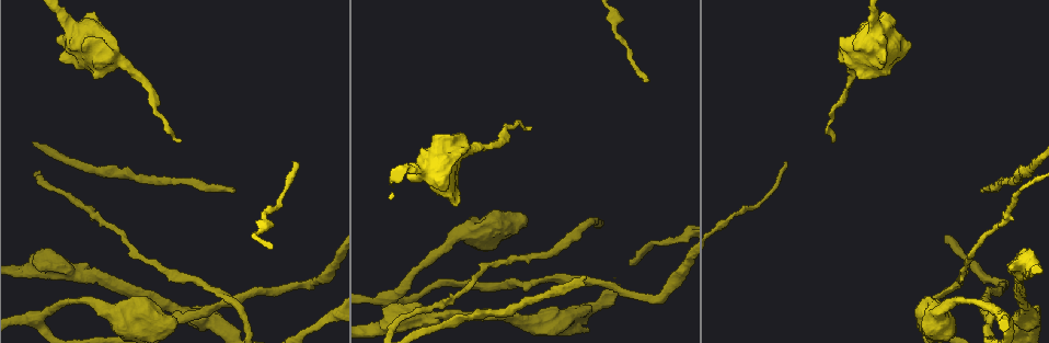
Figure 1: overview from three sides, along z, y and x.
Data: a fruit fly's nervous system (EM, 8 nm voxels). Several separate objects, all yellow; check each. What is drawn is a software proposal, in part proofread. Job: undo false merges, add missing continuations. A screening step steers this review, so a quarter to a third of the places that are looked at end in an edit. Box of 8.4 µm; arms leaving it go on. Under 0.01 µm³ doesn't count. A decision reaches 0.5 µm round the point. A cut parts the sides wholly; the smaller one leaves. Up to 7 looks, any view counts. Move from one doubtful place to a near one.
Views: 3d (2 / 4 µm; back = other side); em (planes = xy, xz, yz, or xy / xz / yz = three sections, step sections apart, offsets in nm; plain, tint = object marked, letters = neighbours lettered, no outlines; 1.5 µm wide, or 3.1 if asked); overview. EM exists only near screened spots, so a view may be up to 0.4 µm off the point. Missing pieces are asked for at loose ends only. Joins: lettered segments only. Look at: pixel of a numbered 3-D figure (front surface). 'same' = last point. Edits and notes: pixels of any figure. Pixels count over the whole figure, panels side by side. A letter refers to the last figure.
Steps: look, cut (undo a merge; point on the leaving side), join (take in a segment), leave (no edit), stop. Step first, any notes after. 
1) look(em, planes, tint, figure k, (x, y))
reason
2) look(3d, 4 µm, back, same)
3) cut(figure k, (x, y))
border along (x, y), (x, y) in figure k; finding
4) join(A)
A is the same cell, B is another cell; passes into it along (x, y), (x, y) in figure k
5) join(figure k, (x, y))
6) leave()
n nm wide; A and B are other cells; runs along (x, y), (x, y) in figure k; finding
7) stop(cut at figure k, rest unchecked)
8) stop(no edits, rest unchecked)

look(3d, 4 µm, figure 1, (293, 161))
thin end

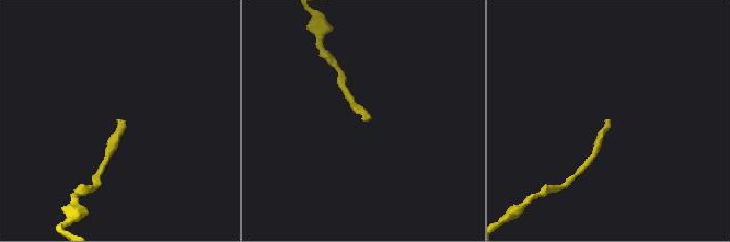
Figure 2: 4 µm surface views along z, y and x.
look(em, yz, step 8, letters, figure 2, (364, 116))
need the tissue

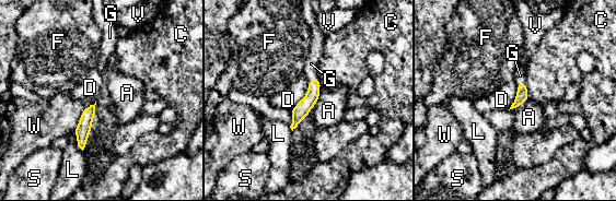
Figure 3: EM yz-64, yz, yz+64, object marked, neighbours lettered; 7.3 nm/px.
look(em, planes, letters, same)

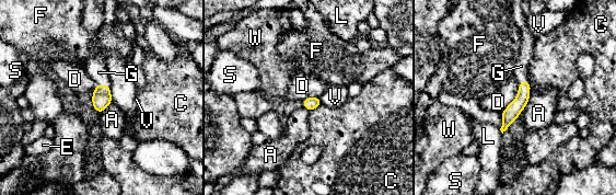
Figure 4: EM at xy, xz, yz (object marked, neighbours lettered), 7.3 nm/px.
join(figure 4, (95, 66))
G is the same cell, A, C, D, E, F, L, S, V and W are other cells; passes into it along (101, 99), (104, 85), (95, 66) in figure 4; it goes on there

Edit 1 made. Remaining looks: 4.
look(3d, 4 µm, figure 1, (850, 59))
calibre changes

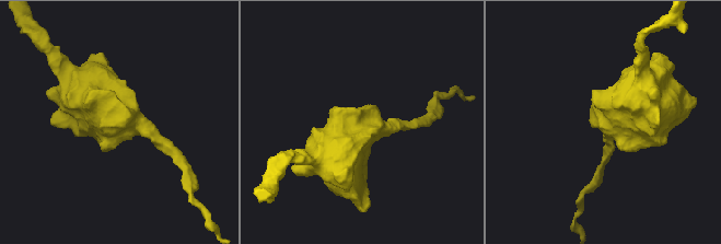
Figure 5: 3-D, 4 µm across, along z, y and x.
look(em, planes, letters, figure 5, (609, 123))
arms of 160, 700 nm

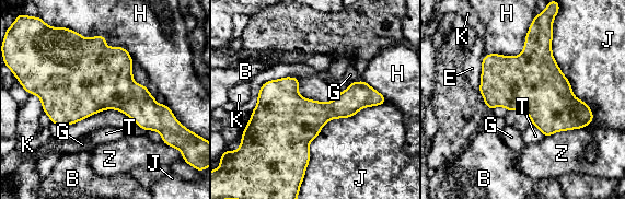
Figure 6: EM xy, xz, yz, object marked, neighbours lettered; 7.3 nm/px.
leave()
B, E, G, H, J, K, T and Z are other cells; border along (532, 123), (544, 136) in figure 6; continuous, no second neuron

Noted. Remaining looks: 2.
stop(join at figure 4, rest unchecked)

